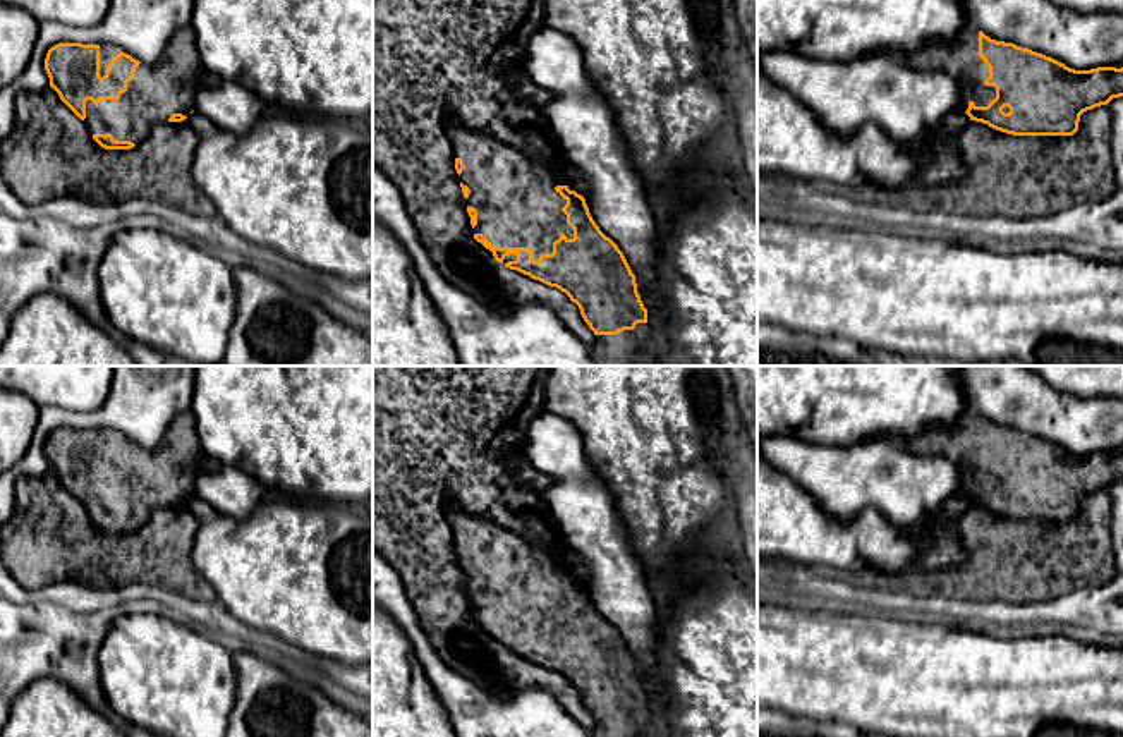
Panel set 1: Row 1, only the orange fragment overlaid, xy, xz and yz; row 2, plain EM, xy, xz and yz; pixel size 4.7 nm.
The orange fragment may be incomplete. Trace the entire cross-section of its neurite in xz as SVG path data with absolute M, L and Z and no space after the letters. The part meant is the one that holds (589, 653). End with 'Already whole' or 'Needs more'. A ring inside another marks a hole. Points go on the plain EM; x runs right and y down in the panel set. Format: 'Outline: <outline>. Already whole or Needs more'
Outline: M450 507L446 517L453 529L455 555L460 560L474 624L507 653L565 677L579 691L584 706L596 720L591 737L656 737L647 694L637 677L635 660L618 630L599 615L584 581L570 572L567 560L549 557L544 550L531 546L522 536L467 515L458 509Z. Needs more

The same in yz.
Outline: M972 411L963 412L953 428L932 426L898 443L953 462L962 476L960 496L1013 521L1073 521L1084 496L1123 481L1123 452L1075 455L1029 433L991 424Z. Needs more

